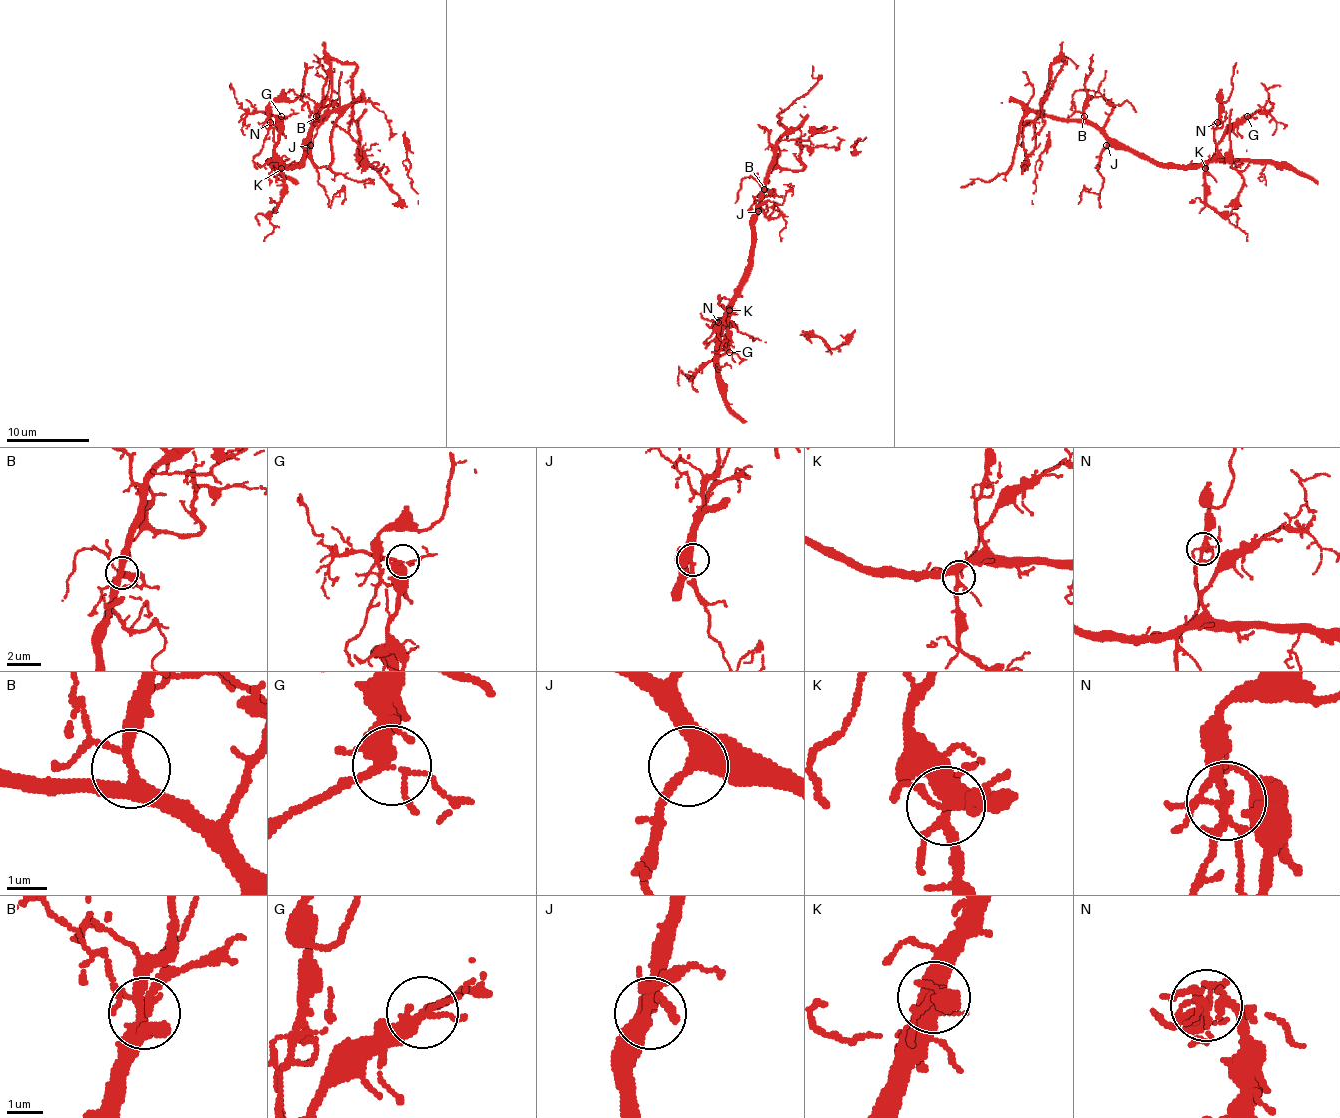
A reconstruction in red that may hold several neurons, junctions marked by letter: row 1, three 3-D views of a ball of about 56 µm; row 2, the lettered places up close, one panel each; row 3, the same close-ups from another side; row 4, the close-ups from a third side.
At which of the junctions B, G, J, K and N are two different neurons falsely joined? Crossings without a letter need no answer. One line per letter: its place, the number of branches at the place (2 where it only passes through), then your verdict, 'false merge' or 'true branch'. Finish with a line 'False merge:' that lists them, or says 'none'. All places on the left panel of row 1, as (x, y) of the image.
B: place (316, 116); branches 4; true branch
G: place (281, 116); branches 5; true branch
J: place (310, 145); branches 3; true branch
K: place (281, 168); branches 4; true branch
N: place (270, 122); branches 5; false merge
False merge: N

